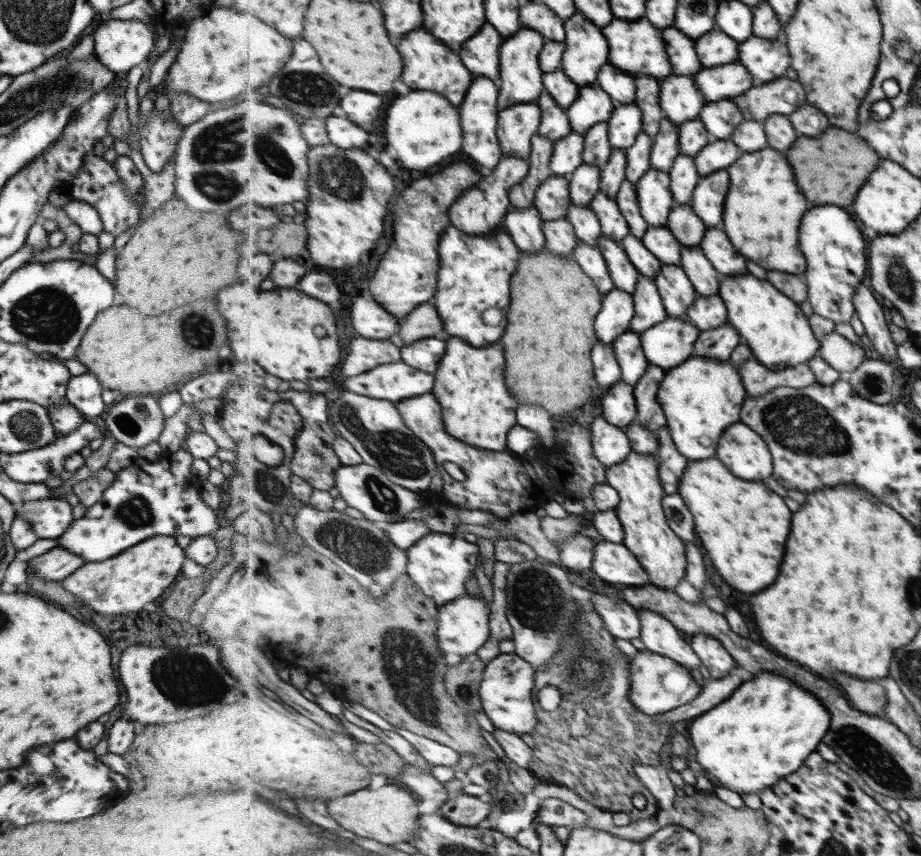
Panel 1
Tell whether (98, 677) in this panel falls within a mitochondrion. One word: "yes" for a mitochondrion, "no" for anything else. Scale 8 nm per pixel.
no

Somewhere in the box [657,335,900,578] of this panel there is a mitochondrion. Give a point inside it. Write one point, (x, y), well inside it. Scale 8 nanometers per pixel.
(827, 438)

